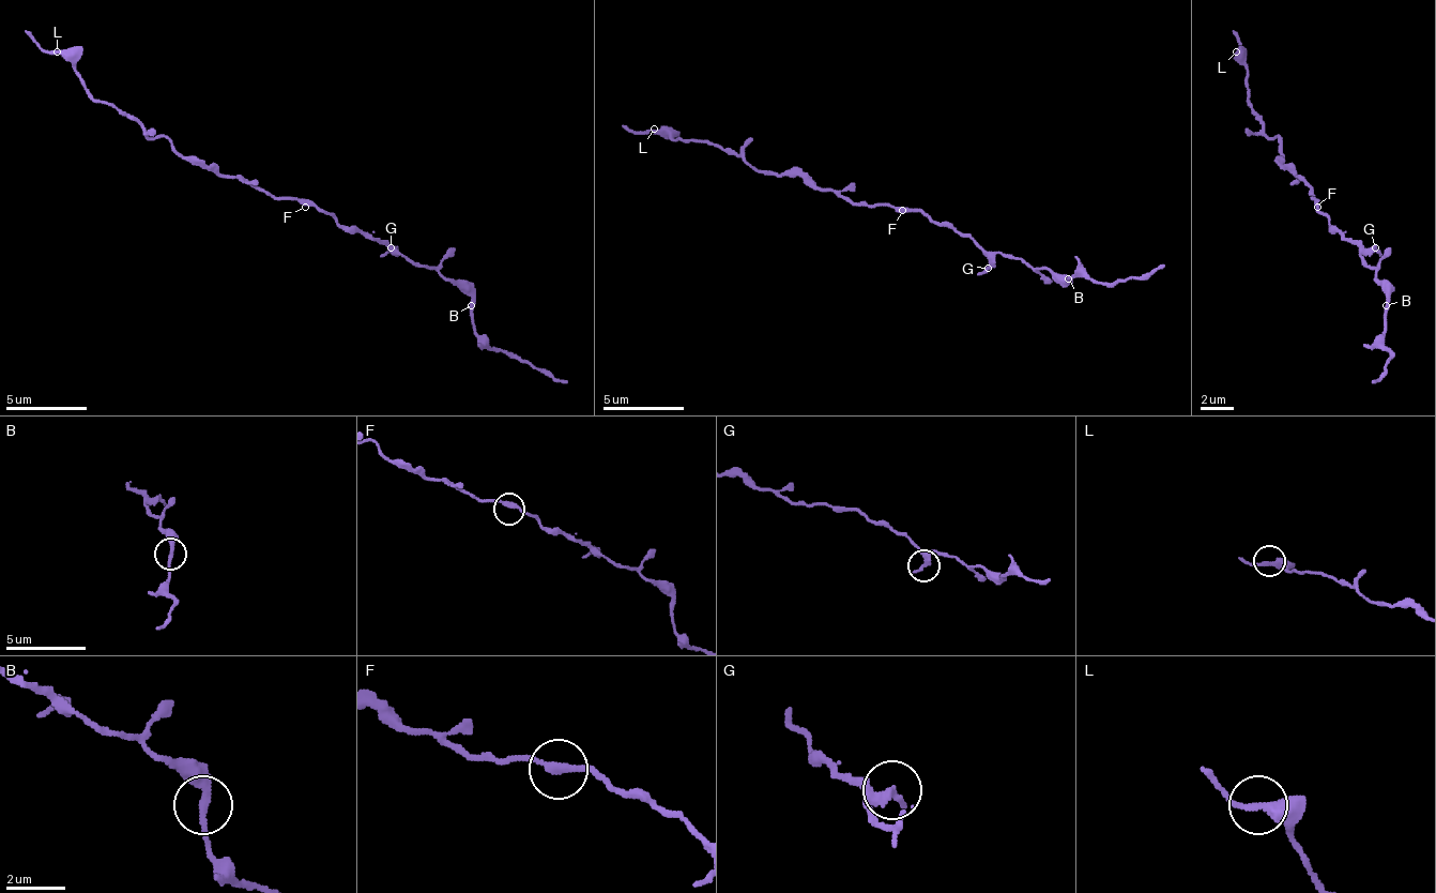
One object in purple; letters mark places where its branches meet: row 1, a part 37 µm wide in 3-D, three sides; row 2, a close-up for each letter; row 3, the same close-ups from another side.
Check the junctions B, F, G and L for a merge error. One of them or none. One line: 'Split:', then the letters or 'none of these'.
Split: none of these

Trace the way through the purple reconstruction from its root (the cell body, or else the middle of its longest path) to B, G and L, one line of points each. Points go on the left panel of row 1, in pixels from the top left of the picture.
B: (305, 198), (341, 227), (358, 227), (415, 263), (440, 271), (472, 304)
G: (305, 198), (325, 210), (341, 227), (358, 227), (391, 251), (391, 247)
L: (305, 198), (273, 198), (187, 162), (167, 137), (150, 137), (102, 104), (57, 51)

